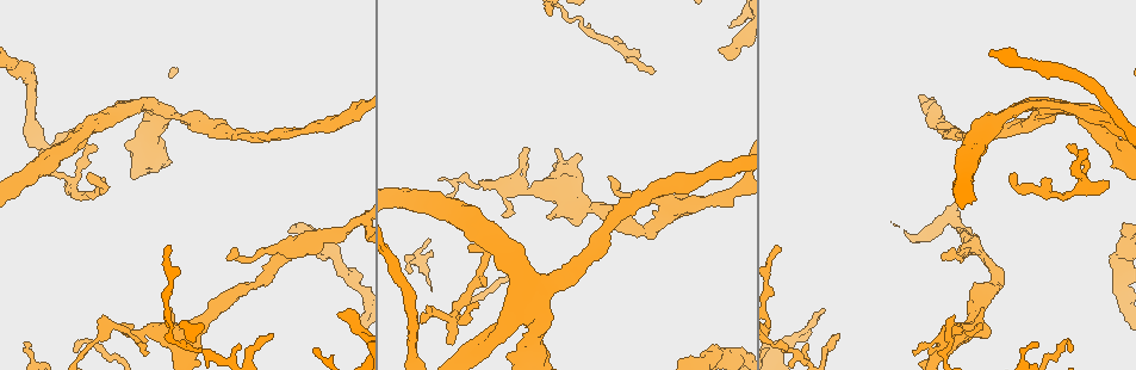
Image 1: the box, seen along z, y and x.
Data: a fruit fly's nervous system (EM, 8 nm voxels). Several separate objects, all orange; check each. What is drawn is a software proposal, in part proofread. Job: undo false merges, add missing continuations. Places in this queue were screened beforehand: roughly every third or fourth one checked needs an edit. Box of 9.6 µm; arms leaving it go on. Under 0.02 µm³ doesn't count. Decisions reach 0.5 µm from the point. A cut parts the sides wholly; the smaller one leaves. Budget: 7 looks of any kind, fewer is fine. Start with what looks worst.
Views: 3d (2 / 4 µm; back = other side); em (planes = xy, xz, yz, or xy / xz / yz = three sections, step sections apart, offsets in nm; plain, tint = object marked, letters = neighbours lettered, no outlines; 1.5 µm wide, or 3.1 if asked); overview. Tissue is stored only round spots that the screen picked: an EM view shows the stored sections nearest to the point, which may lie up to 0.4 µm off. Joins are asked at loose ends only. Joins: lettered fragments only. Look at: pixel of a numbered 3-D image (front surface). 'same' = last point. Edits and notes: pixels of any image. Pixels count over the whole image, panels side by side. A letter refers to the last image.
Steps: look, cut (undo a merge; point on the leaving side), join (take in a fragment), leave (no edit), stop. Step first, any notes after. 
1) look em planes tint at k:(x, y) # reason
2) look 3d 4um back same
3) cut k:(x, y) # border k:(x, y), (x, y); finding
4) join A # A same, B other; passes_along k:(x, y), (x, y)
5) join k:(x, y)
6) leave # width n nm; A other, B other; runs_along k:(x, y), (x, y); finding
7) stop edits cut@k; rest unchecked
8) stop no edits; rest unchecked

look em xz step 8 letters at 1:(1109, 188) # branch stops here

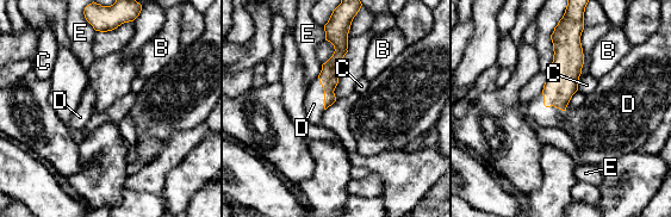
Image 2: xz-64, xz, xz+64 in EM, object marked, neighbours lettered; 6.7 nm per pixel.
look em xy step 4 letters same # cut it another way

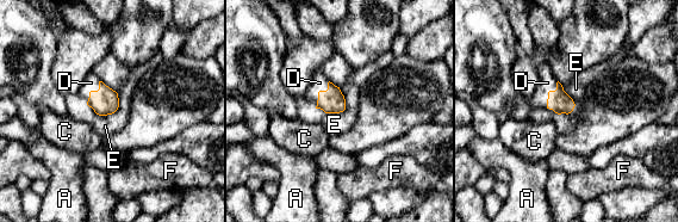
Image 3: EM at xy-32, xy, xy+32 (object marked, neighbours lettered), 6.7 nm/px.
join D # width 150 nm; longest_contact E 220 nm; A other, C other, D same, E other, F other; the neuron continues

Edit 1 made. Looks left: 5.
look em planes letters at 1:(146, 331) # arms part here

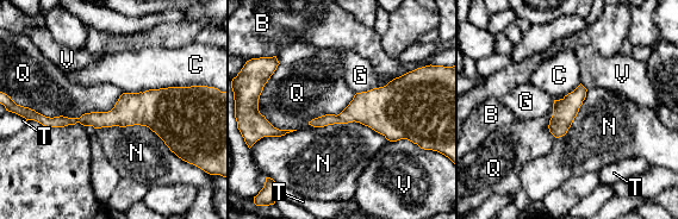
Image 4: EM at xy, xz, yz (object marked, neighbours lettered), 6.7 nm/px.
leave # B other, C other, G other, N other, Q other, T other, V other; one neuron here

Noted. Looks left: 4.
look 3d 2um at 1:(808, 347) # an open end

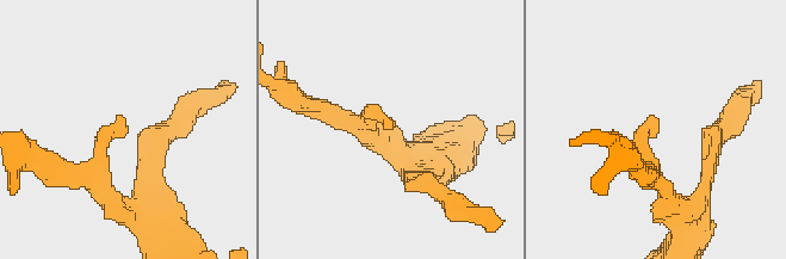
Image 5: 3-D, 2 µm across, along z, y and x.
look em planes plain at 5:(389, 129) # arm_widths 180, 190 nm; need the tissue

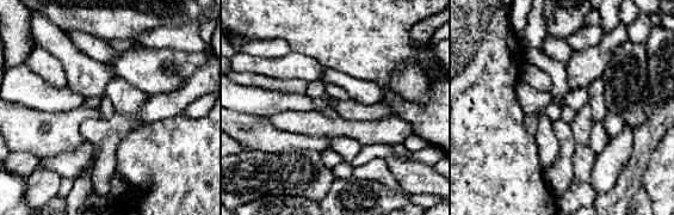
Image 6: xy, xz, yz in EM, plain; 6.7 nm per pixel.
look em planes letters same

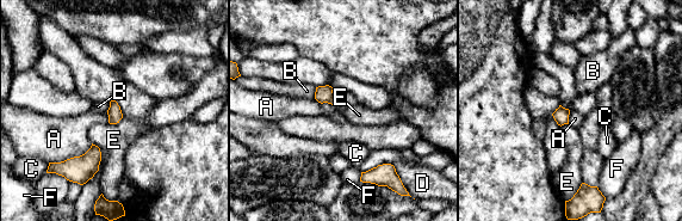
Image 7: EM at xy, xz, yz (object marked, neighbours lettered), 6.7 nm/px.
leave # A other, B other, C other, D other, E other, F other; border 7:(322, 103), (342, 105); no lettered fragment goes on from it

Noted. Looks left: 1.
stop edits join@3; rest unchecked

